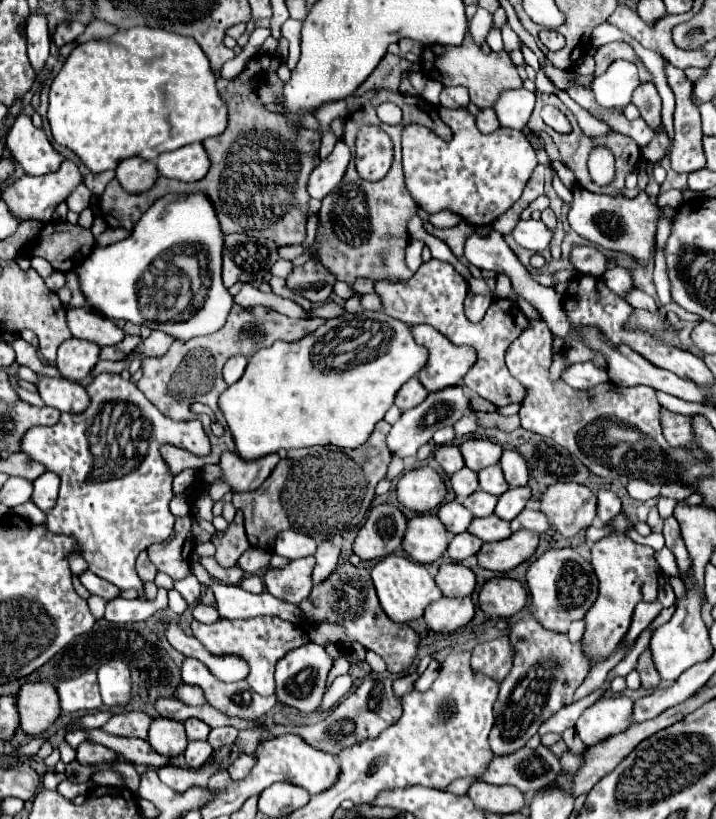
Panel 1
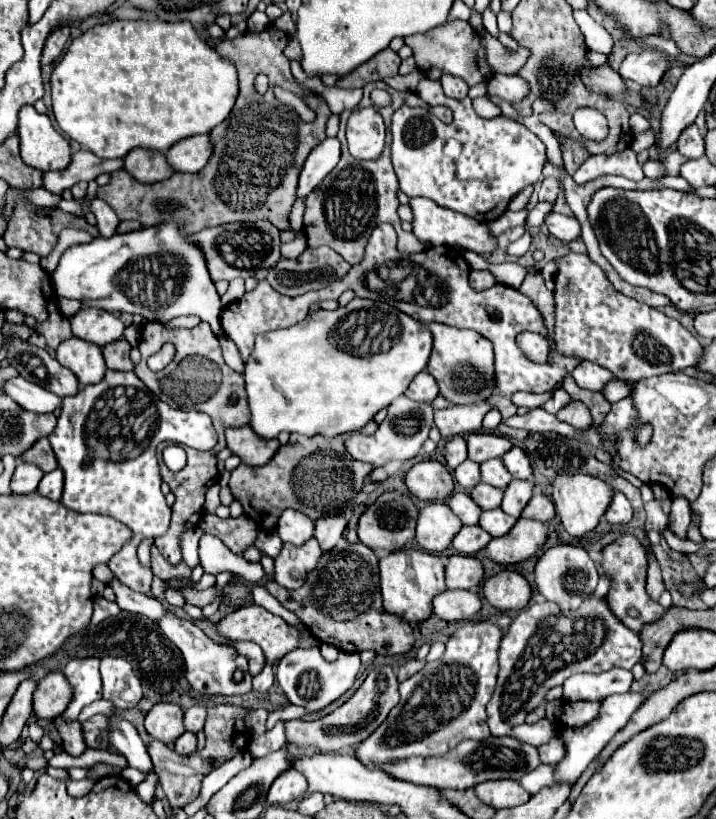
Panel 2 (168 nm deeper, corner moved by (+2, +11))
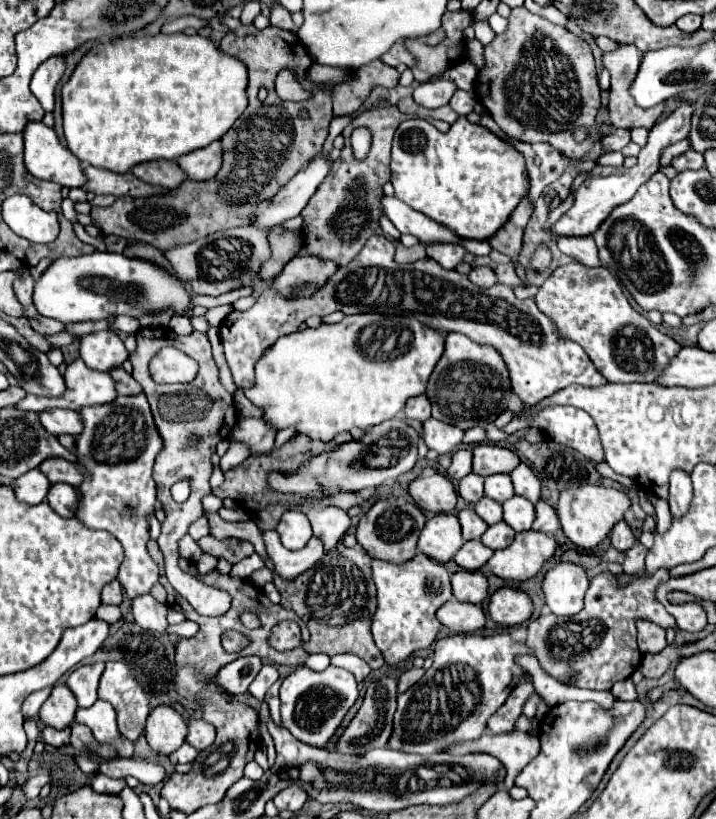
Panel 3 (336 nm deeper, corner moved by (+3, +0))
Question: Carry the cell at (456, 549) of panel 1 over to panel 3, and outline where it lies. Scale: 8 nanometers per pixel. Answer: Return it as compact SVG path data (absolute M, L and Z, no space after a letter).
M479 539L477 541L467 541L459 551L457 555L453 557L455 563L461 567L461 569L467 569L467 571L475 571L475 569L481 569L493 555L493 549L485 547Z

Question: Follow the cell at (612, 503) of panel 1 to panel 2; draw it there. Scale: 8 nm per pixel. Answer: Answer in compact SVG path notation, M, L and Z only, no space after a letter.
M618 490L614 492L612 502L610 502L604 518L610 524L626 524L626 522L630 522L630 518L632 518L632 506L630 506L628 498L622 492L618 492Z

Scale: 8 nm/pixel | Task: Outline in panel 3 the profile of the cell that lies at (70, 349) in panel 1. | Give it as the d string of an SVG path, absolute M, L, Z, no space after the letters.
M75 359L71 365L67 365L65 371L65 393L58 398L48 398L27 394L23 403L19 403L19 409L31 409L31 411L47 411L47 409L71 409L81 411L83 407L95 407L113 403L117 397L115 383L111 375L103 375L101 371L91 371L81 359Z

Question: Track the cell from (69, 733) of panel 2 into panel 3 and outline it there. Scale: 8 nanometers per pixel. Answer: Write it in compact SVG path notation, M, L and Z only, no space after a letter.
M43 727L41 735L43 735L43 741L49 743L49 745L53 745L53 747L67 747L71 731L69 729L59 731L59 729L53 729L53 727Z

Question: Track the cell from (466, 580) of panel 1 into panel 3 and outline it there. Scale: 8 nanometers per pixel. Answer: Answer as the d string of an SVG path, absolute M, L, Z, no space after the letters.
M459 571L451 577L451 583L453 583L453 595L457 601L479 605L489 595L489 583L485 575L479 571L473 571L473 573Z

